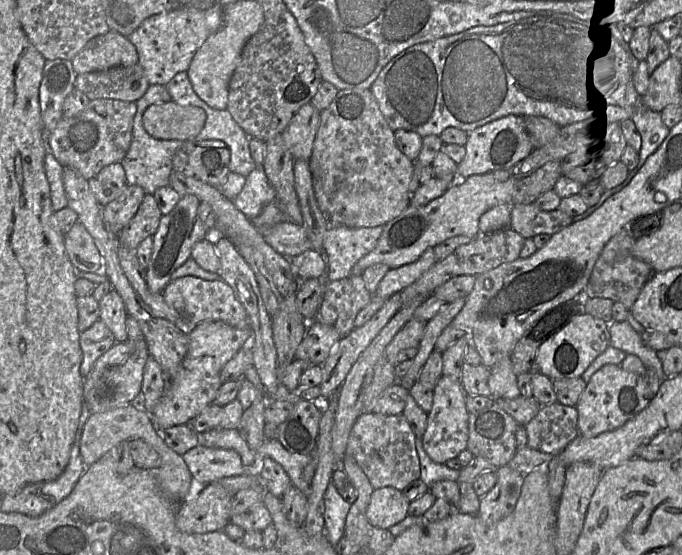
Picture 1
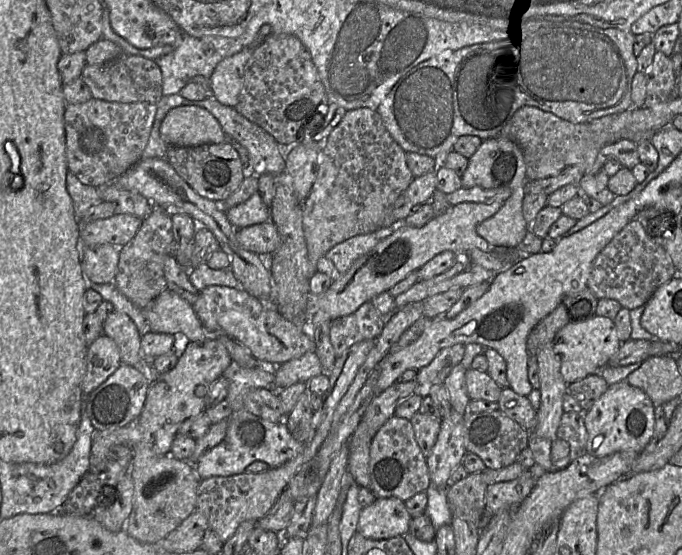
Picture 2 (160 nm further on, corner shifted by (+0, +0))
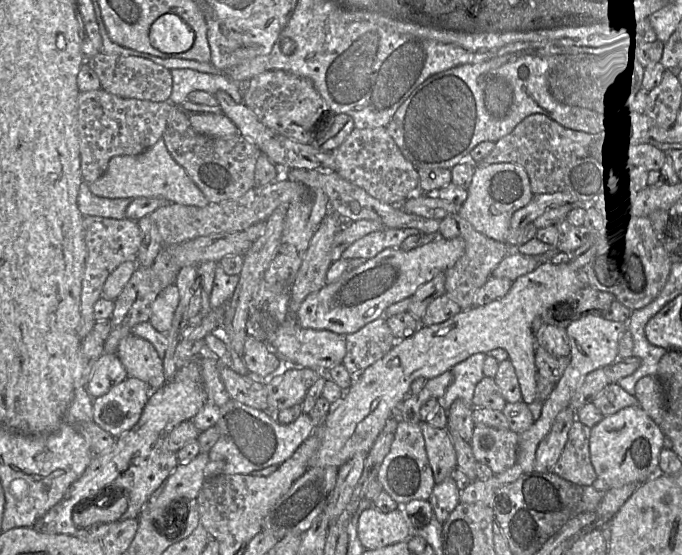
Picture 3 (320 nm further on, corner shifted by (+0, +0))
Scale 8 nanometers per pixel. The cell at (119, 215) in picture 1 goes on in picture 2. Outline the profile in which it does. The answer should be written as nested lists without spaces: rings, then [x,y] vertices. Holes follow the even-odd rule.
[[[114,214],[111,217],[81,224],[83,246],[95,247],[111,244],[122,247],[137,233],[142,220],[130,214]]]

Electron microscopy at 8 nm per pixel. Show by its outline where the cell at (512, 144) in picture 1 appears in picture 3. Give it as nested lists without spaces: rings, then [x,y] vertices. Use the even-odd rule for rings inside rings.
[[[514,163],[475,165],[467,198],[459,208],[459,215],[486,237],[506,243],[514,212],[526,206],[533,197],[526,170]]]

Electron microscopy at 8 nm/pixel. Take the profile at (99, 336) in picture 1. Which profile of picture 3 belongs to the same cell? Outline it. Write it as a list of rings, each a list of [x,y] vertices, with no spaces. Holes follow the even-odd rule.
[[[103,353],[96,361],[91,377],[85,387],[95,399],[106,394],[127,377],[127,371],[118,356]]]

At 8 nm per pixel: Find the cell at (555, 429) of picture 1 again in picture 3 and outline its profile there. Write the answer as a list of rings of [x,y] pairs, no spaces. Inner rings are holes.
[[[575,419],[552,473],[579,486],[593,485],[597,475],[590,460],[590,432],[591,428]]]

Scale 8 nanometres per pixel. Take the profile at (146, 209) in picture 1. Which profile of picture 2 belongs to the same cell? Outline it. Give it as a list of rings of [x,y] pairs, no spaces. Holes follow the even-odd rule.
[[[152,205],[151,212],[142,220],[136,235],[120,249],[118,272],[114,284],[137,308],[144,310],[167,290],[164,276],[166,256],[174,255],[176,241],[170,215],[166,207]]]

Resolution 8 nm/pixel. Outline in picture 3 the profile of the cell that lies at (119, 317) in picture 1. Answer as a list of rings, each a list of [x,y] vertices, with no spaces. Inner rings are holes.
[[[132,333],[120,341],[116,355],[128,376],[147,383],[150,393],[167,383],[163,361],[147,340]]]

